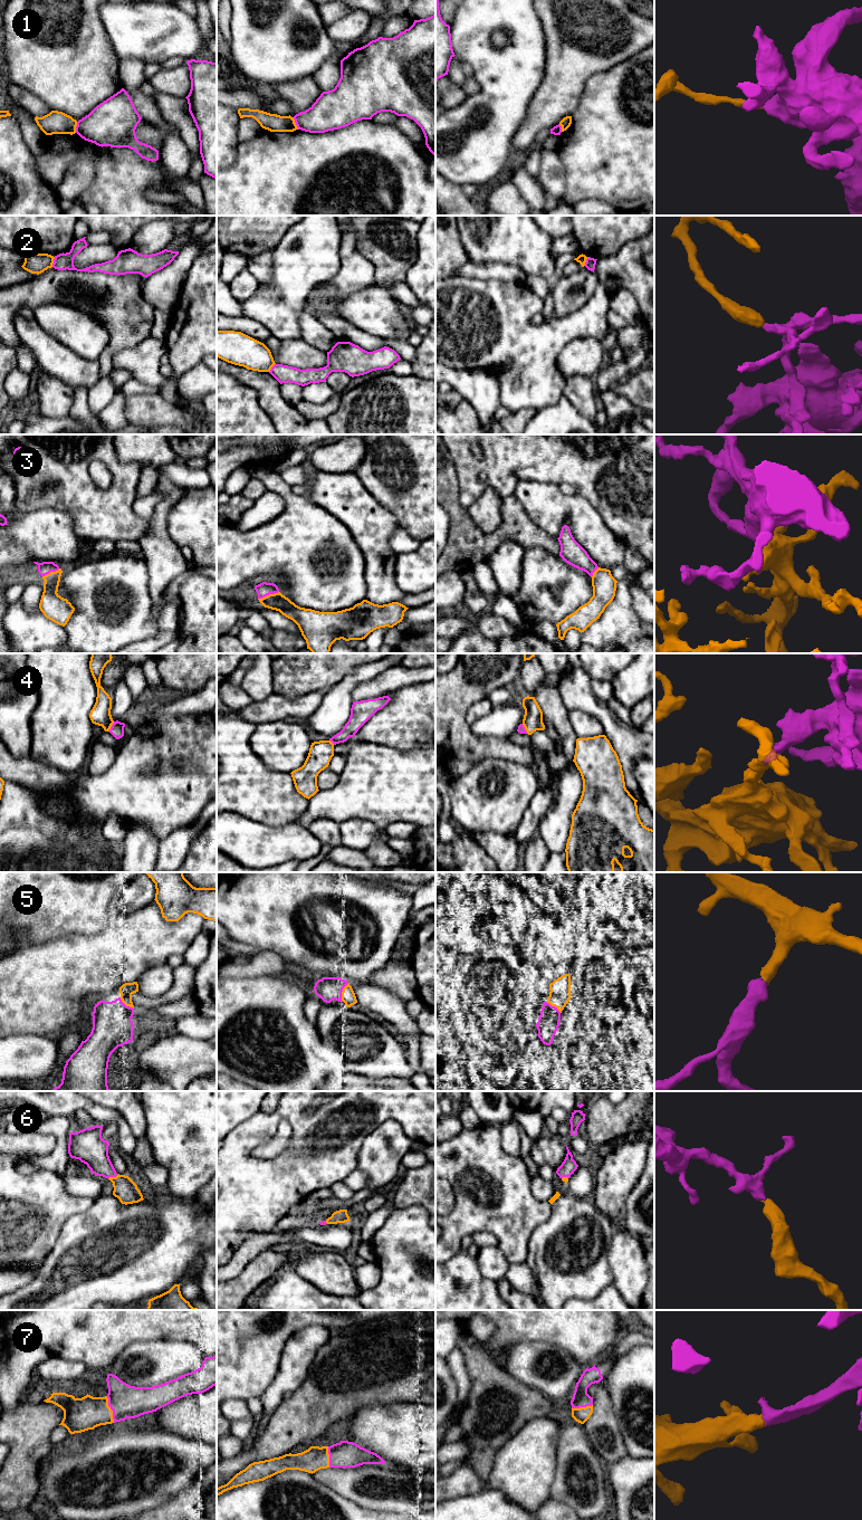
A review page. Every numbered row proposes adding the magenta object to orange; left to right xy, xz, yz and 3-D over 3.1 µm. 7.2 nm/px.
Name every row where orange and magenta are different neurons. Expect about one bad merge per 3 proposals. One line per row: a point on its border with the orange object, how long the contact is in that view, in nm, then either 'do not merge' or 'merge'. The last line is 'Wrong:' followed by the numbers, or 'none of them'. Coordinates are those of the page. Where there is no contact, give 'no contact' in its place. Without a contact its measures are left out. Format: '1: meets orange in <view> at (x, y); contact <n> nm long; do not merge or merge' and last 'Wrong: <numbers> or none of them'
1: meets orange in xz at (295, 123); contact 100 nm long; do not merge
2: meets orange in xy at (53, 261); contact 80 nm long; do not merge
3: meets orange in xz at (269, 594); contact 160 nm long; merge
4: meets orange in xy at (111, 726); contact 80 nm long; merge
5: meets orange in xz at (342, 992); contact 140 nm long; merge
6: meets orange in xy at (113, 1177); contact 90 nm long; merge
7: meets orange in xy at (111, 1409); contact 200 nm long; merge
Wrong: 1, 2

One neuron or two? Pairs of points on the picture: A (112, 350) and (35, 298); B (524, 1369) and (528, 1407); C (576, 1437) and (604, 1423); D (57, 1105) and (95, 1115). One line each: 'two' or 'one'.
A: one
B: two
C: two
D: one

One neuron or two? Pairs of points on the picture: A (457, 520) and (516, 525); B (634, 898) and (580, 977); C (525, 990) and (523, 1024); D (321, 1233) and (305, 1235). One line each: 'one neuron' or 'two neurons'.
A: one neuron
B: two neurons
C: one neuron
D: one neuron

